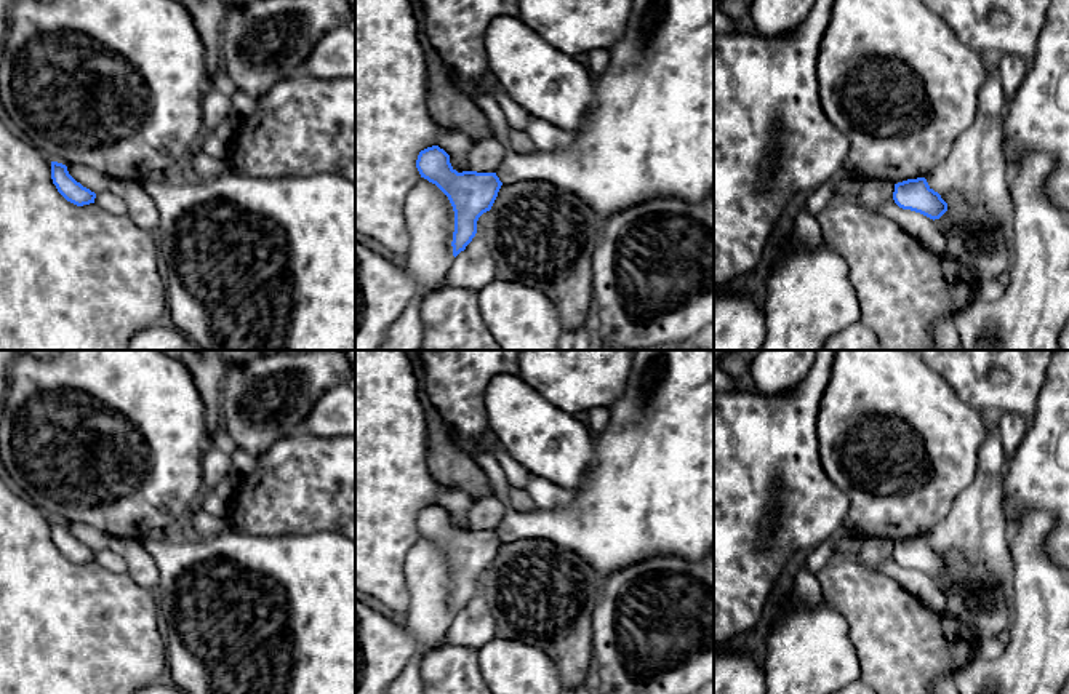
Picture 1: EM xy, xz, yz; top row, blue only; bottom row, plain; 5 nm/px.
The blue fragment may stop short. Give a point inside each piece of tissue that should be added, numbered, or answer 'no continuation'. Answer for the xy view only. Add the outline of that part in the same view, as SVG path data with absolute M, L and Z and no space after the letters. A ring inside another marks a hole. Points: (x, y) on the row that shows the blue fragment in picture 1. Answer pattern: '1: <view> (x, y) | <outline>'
no continuation

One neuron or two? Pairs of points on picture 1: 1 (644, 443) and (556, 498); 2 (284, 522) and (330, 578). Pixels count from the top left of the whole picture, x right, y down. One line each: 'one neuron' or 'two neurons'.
1: two neurons
2: two neurons

